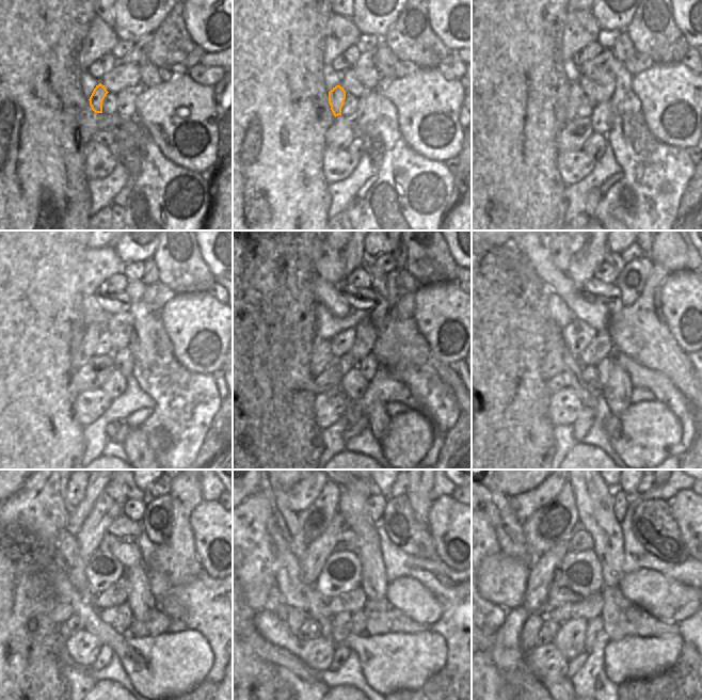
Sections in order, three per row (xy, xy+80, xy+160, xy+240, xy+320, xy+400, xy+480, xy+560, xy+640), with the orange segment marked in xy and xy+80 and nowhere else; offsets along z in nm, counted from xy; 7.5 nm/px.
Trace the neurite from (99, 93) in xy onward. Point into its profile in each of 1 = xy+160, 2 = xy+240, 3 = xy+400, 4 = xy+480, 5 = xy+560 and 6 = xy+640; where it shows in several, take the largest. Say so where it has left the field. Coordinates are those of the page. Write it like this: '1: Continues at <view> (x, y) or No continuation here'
1: Continues at xy+160 (575, 92)
2: Continues at xy+240 (93, 331)
3: Continues at xy+400 (553, 364)
4: Continues at xy+480 (62, 611)
5: Continues at xy+560 (294, 617)
6: Continues at xy+640 (529, 631).

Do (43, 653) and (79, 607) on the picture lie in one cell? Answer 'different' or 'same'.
different

